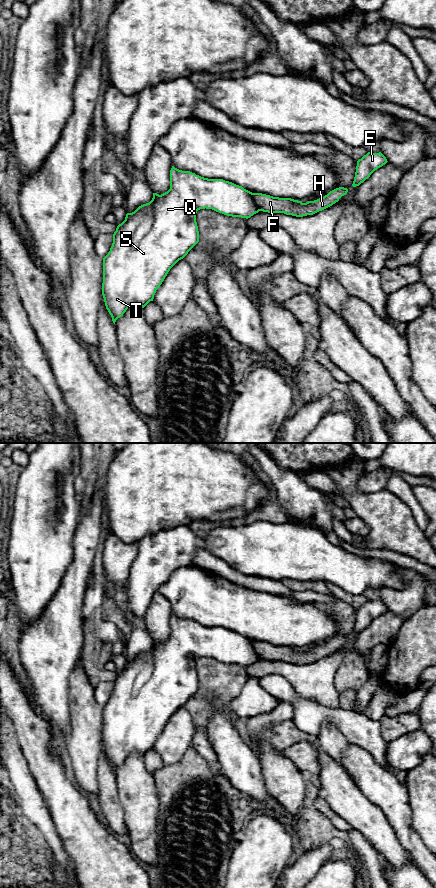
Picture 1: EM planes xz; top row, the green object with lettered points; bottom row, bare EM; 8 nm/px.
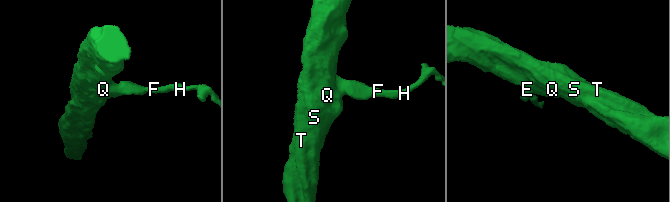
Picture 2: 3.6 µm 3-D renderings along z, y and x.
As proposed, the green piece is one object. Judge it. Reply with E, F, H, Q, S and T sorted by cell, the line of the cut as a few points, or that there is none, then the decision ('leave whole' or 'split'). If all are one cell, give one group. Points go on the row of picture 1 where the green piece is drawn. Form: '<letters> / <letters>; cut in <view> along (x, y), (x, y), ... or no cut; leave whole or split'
E F H / Q S T; cut in xz along (252, 193), (252, 199), (259, 210); split

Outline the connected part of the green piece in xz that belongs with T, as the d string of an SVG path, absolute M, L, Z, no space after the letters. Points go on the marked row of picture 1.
M172 166L170 189L161 195L153 193L153 198L149 203L143 204L134 212L126 214L125 220L117 226L113 234L110 251L103 258L102 295L114 324L132 305L144 308L150 301L153 301L156 290L160 287L170 269L199 242L196 213L205 208L227 216L246 219L259 212L253 200L253 193L242 186L223 179L204 178Z

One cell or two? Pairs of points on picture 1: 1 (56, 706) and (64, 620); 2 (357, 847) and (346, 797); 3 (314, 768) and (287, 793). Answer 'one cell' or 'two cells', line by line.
1: one cell
2: two cells
3: two cells

